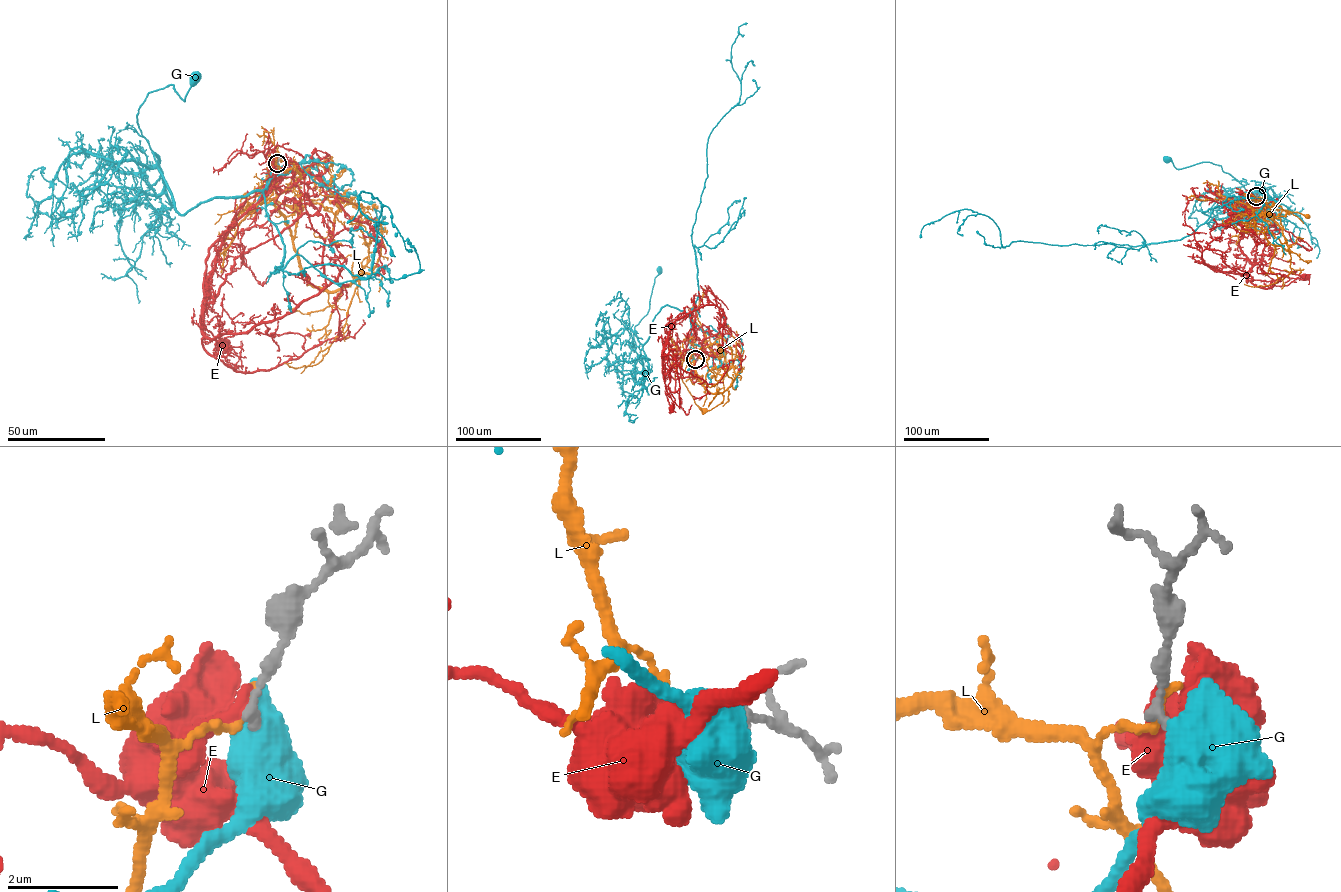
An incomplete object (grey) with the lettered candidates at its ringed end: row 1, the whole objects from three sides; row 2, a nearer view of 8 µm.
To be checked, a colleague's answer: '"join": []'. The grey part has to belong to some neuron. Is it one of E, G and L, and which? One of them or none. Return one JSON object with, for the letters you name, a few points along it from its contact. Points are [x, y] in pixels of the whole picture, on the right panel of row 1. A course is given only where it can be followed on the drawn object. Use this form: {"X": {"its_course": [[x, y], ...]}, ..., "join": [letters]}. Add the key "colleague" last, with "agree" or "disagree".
{"join": [], "colleague": "agree"}

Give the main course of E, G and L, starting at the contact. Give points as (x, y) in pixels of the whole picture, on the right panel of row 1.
E: (1256, 196), (1248, 201), (1253, 203), (1254, 216), (1246, 232), (1255, 239), (1256, 263), (1306, 277)
G: (1256, 196), (1202, 212), (1213, 218), (1231, 214), (1244, 186), (1220, 166), (1177, 169), (1167, 158)
L: (1256, 196), (1262, 202), (1263, 214), (1250, 211), (1285, 210), (1308, 216)

